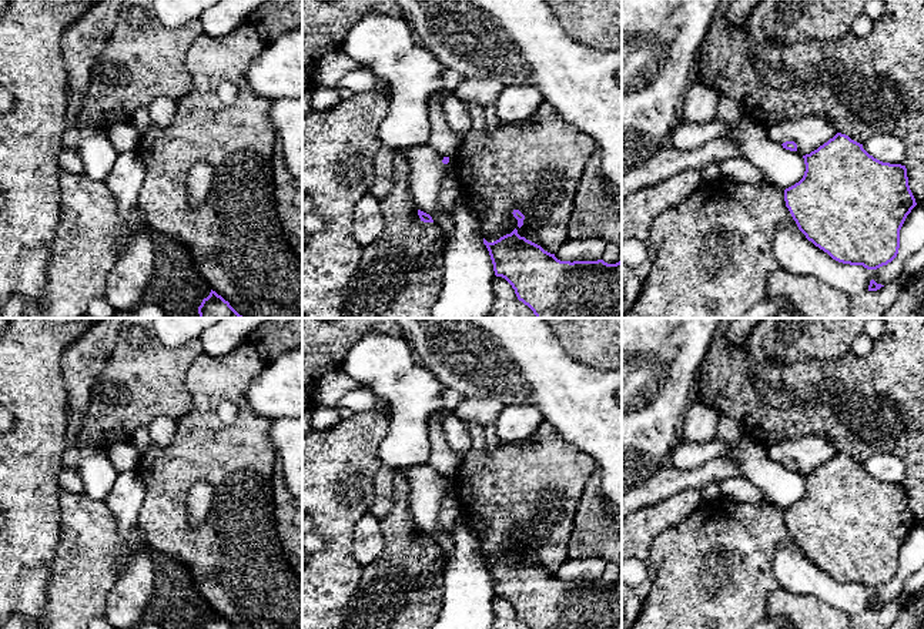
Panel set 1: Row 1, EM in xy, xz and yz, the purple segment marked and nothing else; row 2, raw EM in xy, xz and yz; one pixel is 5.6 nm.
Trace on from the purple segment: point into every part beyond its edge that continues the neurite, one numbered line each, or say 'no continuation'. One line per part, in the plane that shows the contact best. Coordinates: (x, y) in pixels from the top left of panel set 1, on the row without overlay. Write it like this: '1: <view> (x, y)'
no continuation

